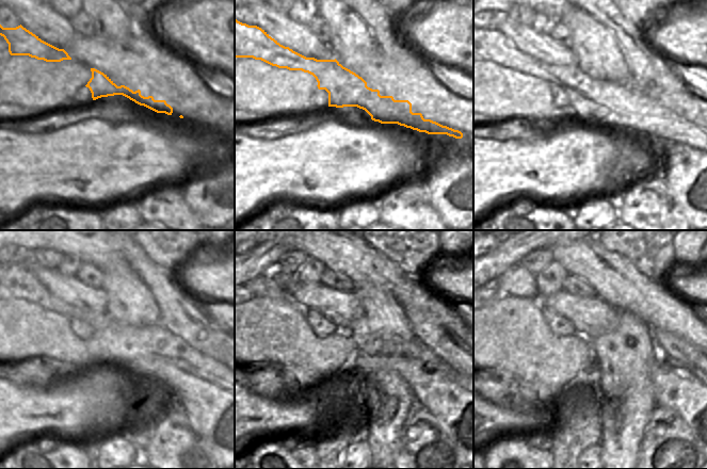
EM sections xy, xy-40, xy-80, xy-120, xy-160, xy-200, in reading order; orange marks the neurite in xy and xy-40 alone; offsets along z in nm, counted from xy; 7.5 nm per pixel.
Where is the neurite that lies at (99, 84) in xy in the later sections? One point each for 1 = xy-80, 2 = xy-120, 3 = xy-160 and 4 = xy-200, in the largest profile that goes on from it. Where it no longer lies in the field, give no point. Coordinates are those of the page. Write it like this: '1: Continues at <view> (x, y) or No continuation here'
1: Continues at xy-80 (593, 100)
2: Continues at xy-120 (117, 340)
3: Continues at xy-160 (398, 350)
4: Continues at xy-200 (604, 344).

